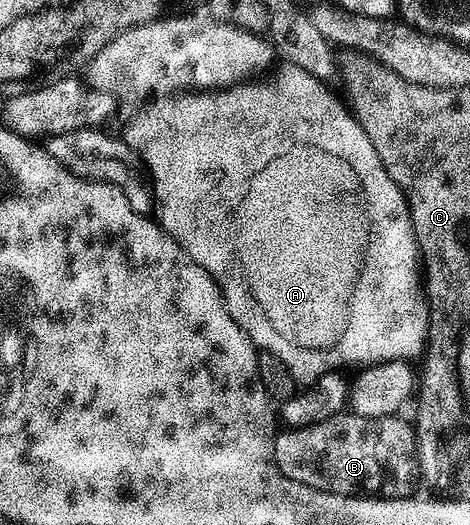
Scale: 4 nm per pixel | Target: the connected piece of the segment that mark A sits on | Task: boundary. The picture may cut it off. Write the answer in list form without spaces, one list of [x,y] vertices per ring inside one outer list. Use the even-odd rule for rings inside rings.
[[[287,62],[281,63],[281,68],[269,78],[268,84],[250,84],[252,82],[239,82],[229,87],[219,87],[215,90],[192,90],[187,94],[176,94],[171,98],[158,98],[138,120],[134,121],[128,129],[122,133],[122,139],[137,156],[140,157],[140,163],[146,169],[147,175],[150,177],[150,187],[154,193],[154,202],[160,208],[160,216],[158,215],[158,223],[164,231],[169,232],[172,237],[182,246],[182,250],[186,250],[186,254],[194,262],[198,262],[198,266],[202,266],[202,270],[206,270],[206,274],[210,274],[210,278],[220,288],[220,293],[224,295],[226,306],[230,310],[230,318],[234,318],[234,322],[238,322],[238,326],[242,326],[242,330],[251,338],[253,344],[256,345],[260,352],[269,352],[278,358],[282,358],[282,362],[286,362],[286,366],[294,374],[294,378],[301,385],[308,386],[313,382],[319,381],[321,376],[327,372],[339,373],[340,368],[352,368],[357,366],[367,366],[369,364],[385,364],[392,360],[403,360],[412,362],[412,359],[419,357],[425,351],[428,343],[428,301],[425,297],[422,287],[422,257],[420,255],[420,247],[416,244],[416,235],[412,229],[412,220],[408,217],[408,203],[404,197],[404,189],[396,185],[390,178],[390,174],[382,166],[382,162],[378,158],[378,150],[374,150],[374,146],[370,142],[370,138],[366,138],[366,134],[362,130],[362,126],[352,115],[347,103],[343,99],[340,100],[331,92],[329,85],[323,80],[315,77],[314,74],[307,73],[300,66]]]

